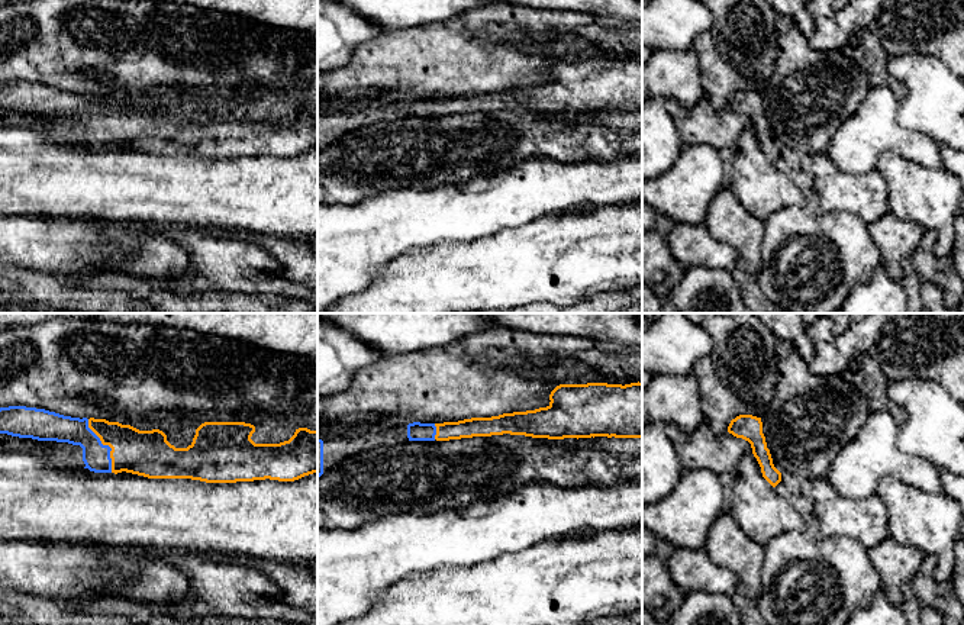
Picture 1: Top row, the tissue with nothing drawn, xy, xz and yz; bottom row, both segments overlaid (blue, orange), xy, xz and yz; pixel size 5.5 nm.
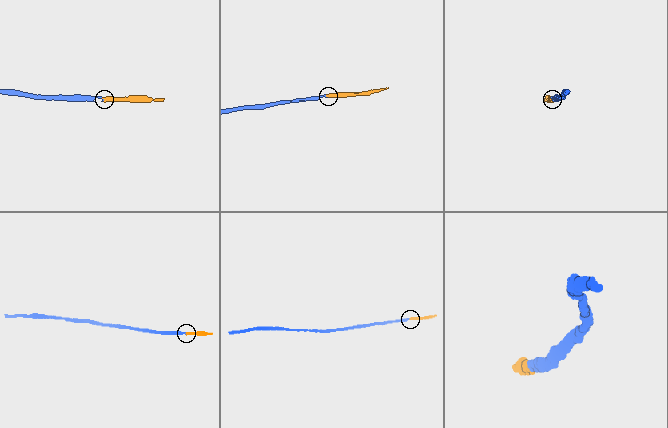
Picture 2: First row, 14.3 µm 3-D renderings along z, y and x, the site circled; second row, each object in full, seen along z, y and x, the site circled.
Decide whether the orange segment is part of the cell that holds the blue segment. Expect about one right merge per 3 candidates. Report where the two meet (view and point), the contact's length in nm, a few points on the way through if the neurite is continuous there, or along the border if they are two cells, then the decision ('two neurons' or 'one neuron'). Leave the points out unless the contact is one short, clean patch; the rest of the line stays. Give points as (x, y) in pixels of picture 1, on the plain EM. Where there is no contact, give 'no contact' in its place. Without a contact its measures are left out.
xy (106, 121) | 320 nm | across xy (76, 106), (92, 109), (106, 121), (145, 128) | one neuron

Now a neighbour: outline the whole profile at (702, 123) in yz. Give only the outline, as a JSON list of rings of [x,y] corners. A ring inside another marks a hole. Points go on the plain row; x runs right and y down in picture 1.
[[[703,96],[693,107],[681,106],[674,99],[664,102],[668,115],[676,122],[683,145],[707,144],[716,149],[735,152],[739,135],[752,128],[751,119],[729,107],[715,109]]]

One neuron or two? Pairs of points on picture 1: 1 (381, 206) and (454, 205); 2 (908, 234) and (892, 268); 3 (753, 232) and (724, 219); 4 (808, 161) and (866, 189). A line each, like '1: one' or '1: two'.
1: one
2: one
3: one
4: one

